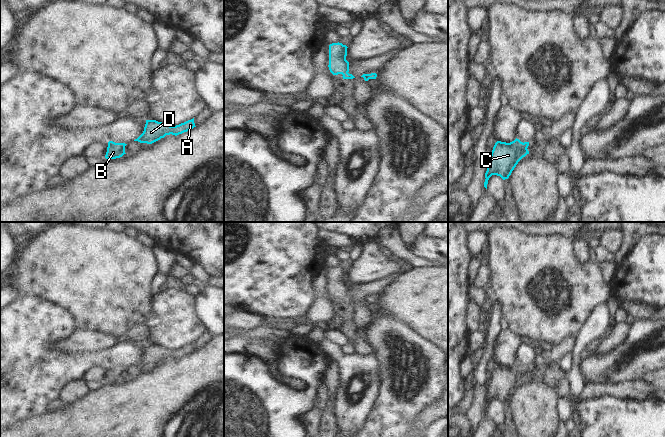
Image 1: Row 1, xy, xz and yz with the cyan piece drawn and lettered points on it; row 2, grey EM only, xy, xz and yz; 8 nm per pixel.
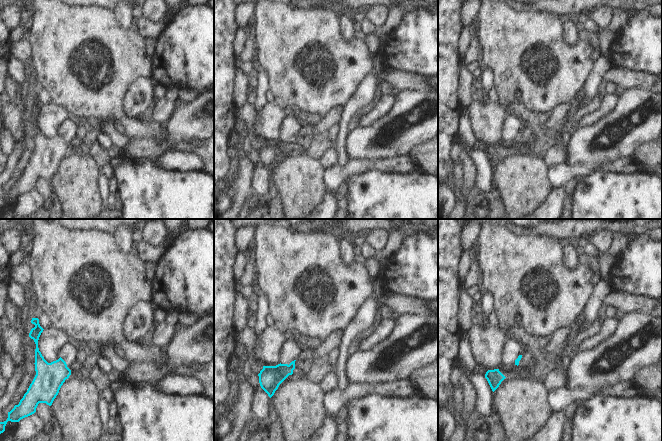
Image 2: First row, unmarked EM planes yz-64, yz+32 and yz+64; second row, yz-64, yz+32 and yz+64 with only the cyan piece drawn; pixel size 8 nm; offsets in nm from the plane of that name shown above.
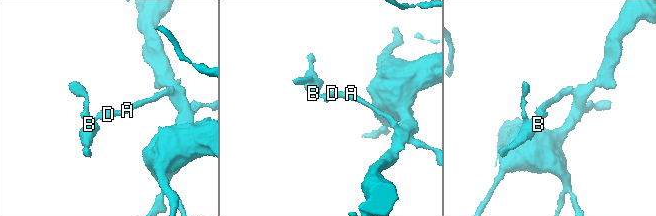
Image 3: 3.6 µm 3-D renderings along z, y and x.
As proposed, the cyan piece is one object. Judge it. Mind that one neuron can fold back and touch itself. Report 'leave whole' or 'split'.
leave whole

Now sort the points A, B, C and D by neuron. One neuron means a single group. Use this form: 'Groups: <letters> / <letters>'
Groups: A B C D

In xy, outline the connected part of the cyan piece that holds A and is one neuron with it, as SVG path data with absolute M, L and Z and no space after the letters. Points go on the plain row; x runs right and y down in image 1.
M194 342L176 350L170 350L156 344L146 344L143 357L134 365L152 368L161 362L164 362L166 359L172 358L177 360L193 353L194 351L196 351Z

